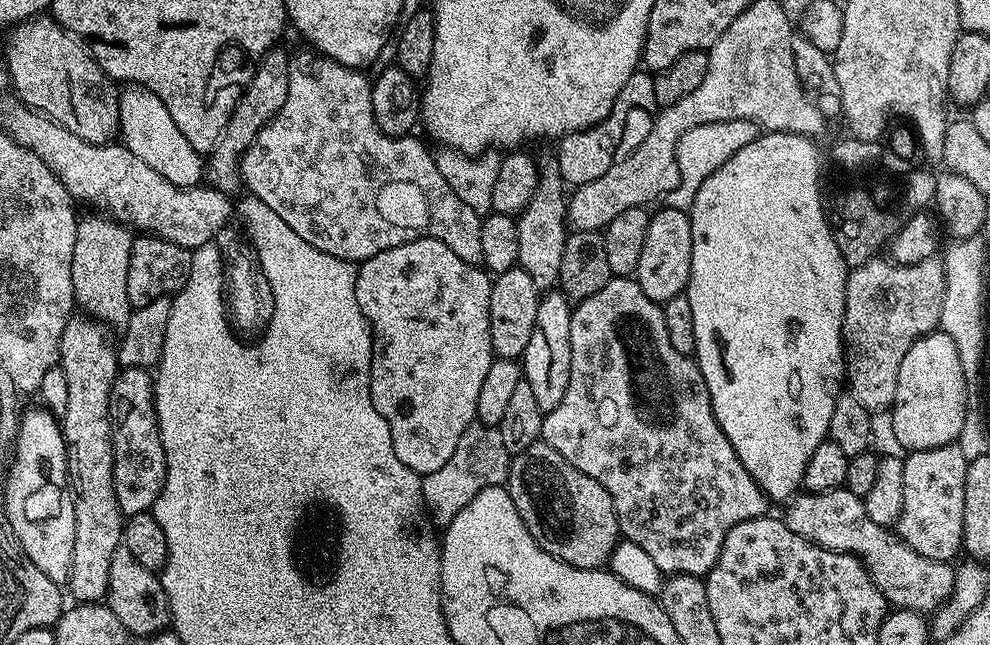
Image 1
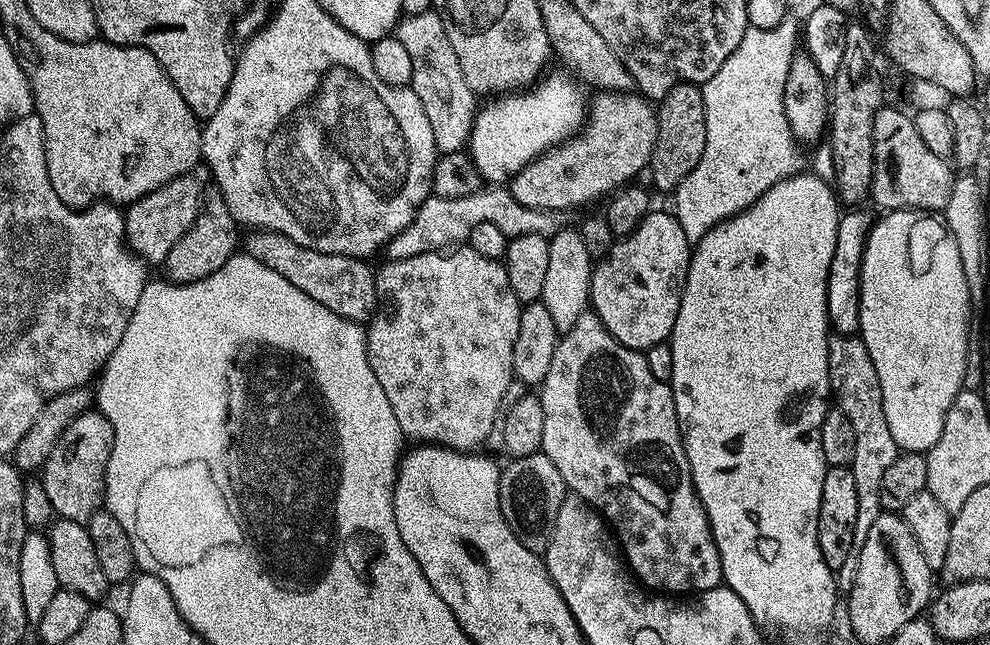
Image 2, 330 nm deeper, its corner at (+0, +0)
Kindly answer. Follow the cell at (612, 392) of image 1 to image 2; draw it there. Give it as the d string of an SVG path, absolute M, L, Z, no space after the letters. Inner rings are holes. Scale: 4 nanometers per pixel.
M591 310L584 312L578 317L578 322L574 322L574 326L570 326L570 330L566 330L557 339L554 359L550 361L550 371L546 373L543 384L539 385L538 395L542 402L542 451L544 456L550 458L550 462L554 462L554 466L558 466L558 474L562 474L565 489L571 495L581 496L614 529L614 535L622 549L622 555L637 581L645 589L659 590L664 594L699 594L711 588L721 587L724 579L722 562L718 554L718 546L712 540L708 515L696 494L696 487L692 482L690 462L686 458L684 439L680 436L680 423L676 417L672 385L669 381L659 380L654 378L654 374L650 374L650 366L646 366L644 352L622 346L622 342L618 342L602 326L602 322L596 317L595 312Z

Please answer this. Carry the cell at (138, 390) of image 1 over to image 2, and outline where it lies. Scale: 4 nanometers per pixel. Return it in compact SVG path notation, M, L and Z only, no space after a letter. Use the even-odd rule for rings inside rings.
M98 410L84 412L58 438L54 450L44 459L42 483L55 515L65 520L87 522L104 504L104 475L110 462L114 430Z

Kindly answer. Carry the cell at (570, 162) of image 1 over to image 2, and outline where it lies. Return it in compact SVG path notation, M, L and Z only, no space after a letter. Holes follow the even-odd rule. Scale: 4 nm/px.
M597 91L593 96L586 108L584 126L571 140L544 152L511 177L511 194L522 206L549 212L580 208L599 196L615 193L649 167L656 145L657 109L635 91Z

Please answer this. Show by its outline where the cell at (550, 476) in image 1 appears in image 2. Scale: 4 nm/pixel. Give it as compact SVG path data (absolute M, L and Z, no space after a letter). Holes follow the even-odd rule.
M543 451L535 452L529 456L517 456L511 461L509 468L505 467L500 474L500 509L502 518L510 530L514 530L514 538L526 546L526 550L542 554L548 549L548 543L554 530L554 518L558 518L558 506L562 506L566 495L564 479L558 474L558 466L544 456Z

